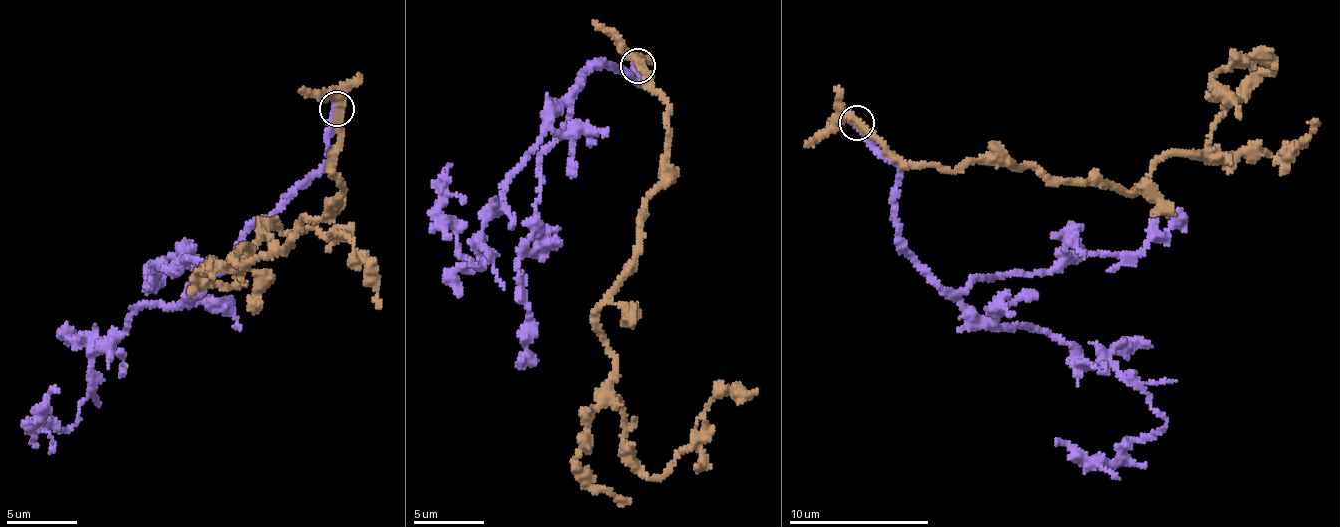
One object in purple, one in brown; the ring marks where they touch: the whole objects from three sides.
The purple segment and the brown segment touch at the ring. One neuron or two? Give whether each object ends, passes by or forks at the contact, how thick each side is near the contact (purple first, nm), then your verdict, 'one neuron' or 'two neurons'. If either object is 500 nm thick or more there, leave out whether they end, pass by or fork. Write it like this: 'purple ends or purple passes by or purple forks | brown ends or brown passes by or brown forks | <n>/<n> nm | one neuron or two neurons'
purple ends | brown passes by | 400/320 nm | two neurons

